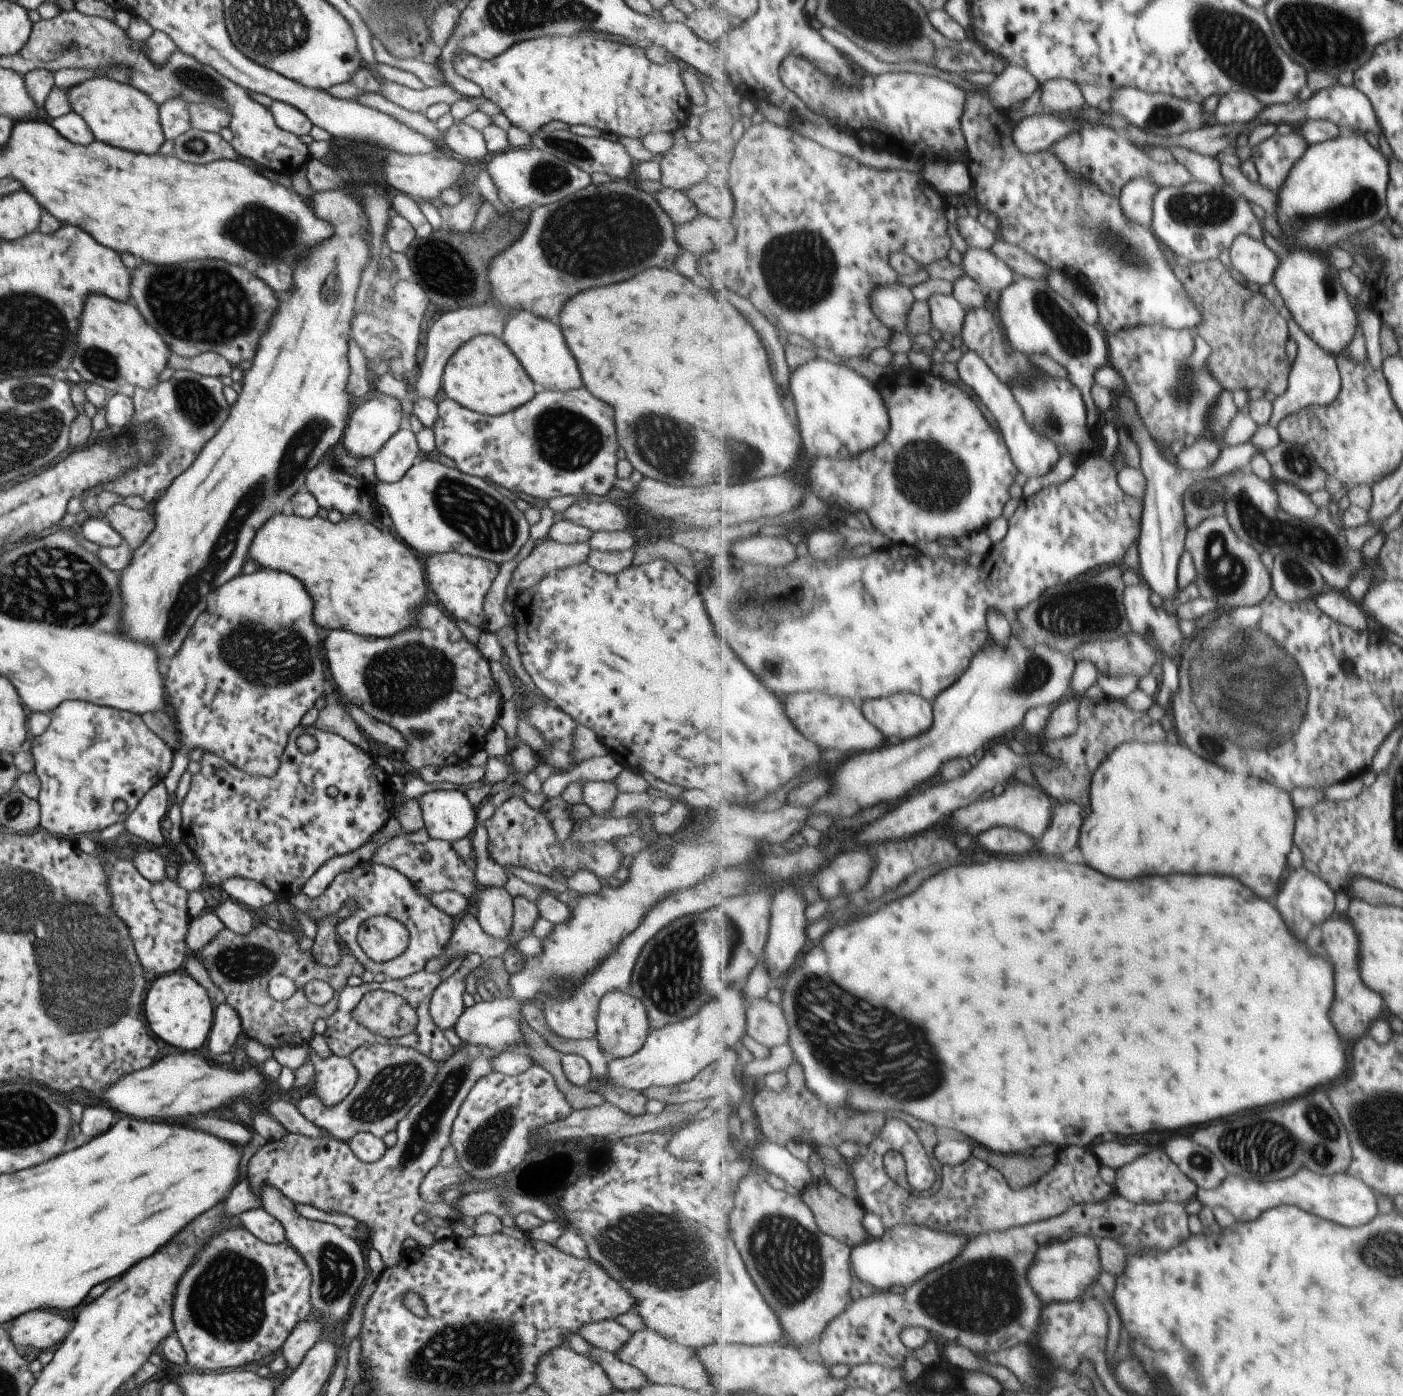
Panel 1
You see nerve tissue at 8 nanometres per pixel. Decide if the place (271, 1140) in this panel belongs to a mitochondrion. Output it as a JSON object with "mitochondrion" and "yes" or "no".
{"mitochondrion":"no"}

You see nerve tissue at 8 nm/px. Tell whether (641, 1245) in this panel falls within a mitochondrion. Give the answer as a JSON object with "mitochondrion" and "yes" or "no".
{"mitochondrion":"yes"}

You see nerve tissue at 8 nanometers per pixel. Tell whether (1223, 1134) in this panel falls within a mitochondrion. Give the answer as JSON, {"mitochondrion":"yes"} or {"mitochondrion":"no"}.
{"mitochondrion":"yes"}

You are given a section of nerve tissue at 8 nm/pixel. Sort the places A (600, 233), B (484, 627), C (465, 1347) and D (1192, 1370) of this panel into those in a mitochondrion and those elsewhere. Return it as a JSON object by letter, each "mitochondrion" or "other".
{"A":"mitochondrion","B":"other","C":"mitochondrion","D":"mitochondrion"}

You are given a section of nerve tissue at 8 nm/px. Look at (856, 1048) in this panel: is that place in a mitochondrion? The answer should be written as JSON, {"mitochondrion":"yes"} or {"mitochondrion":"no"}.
{"mitochondrion":"yes"}

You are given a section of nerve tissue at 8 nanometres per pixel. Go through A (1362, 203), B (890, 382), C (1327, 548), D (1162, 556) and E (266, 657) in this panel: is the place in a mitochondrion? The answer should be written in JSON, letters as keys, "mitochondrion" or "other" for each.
{"A":"mitochondrion","B":"other","C":"mitochondrion","D":"other","E":"mitochondrion"}

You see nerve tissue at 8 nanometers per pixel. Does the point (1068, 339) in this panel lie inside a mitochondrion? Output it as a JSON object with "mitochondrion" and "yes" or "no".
{"mitochondrion":"yes"}

